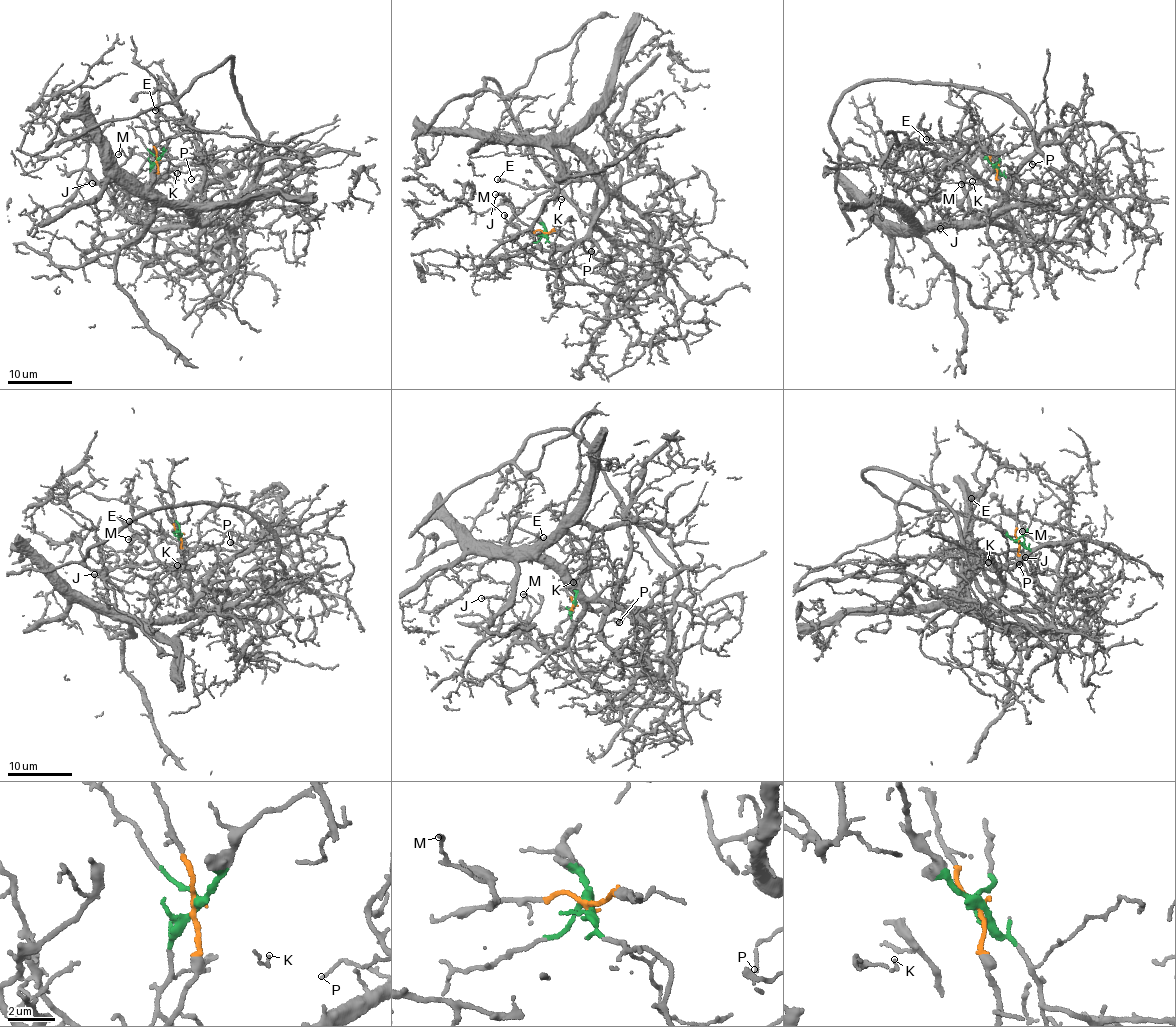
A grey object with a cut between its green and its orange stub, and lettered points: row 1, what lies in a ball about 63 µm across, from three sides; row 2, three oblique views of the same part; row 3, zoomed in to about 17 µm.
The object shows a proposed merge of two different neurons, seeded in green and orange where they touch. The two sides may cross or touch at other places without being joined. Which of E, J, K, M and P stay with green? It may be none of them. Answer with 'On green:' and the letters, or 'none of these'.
On green: none of these

